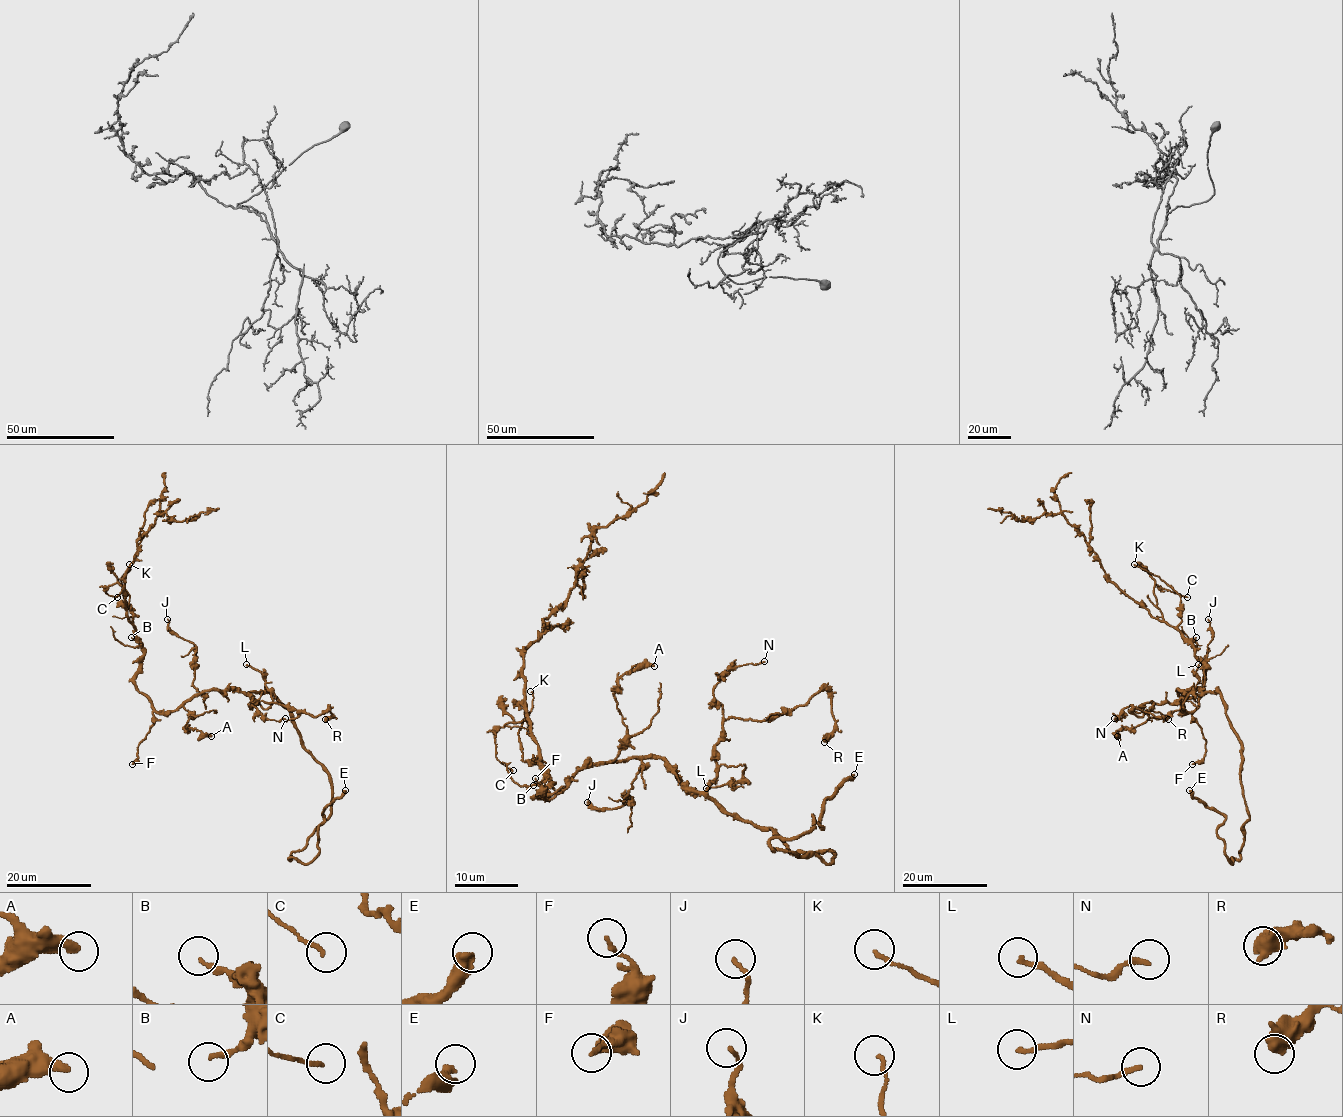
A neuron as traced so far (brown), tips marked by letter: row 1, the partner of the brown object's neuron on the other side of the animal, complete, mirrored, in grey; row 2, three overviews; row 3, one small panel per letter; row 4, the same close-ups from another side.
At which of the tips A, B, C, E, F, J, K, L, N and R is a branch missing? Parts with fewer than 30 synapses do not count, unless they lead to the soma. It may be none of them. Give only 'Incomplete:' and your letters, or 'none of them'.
Incomplete: E

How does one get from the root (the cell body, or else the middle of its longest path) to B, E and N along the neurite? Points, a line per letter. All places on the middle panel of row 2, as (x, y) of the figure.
B: (630, 758), (586, 766), (565, 786), (546, 796), (538, 796), (545, 796), (551, 781), (533, 785)
E: (630, 758), (660, 758), (791, 851), (830, 851), (824, 864), (770, 840), (813, 816), (821, 827), (854, 774)
N: (630, 758), (660, 758), (684, 783), (704, 791), (715, 777), (723, 718), (715, 684), (731, 668), (764, 661)

